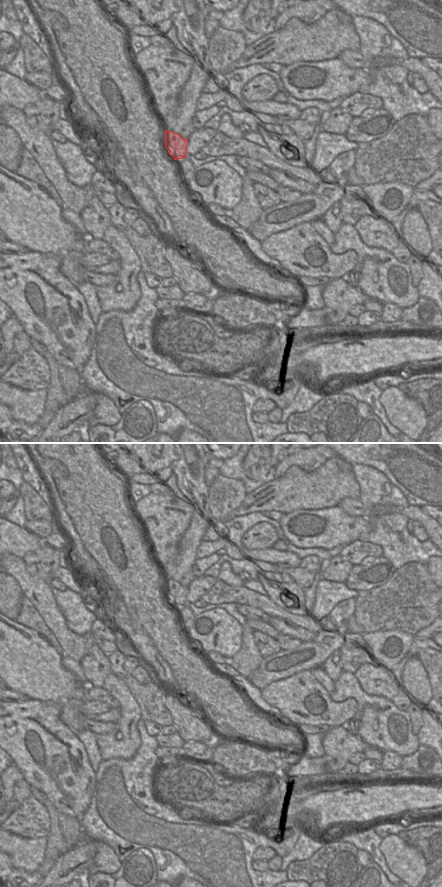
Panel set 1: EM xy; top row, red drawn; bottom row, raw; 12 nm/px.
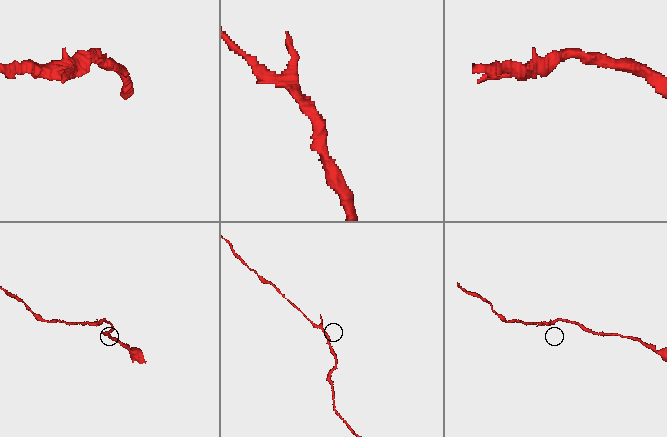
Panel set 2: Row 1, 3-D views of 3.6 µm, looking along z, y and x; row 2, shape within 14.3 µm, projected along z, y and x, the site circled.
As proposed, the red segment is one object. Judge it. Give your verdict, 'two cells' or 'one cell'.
one cell

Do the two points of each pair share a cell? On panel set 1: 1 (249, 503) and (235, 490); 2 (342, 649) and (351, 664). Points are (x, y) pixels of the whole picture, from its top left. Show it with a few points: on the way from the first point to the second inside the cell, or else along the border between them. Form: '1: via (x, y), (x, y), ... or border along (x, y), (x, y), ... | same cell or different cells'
1: border along (247, 494), (242, 503), (231, 512), (230, 517) | different cells
2: via (346, 653), (350, 660) | same cell

